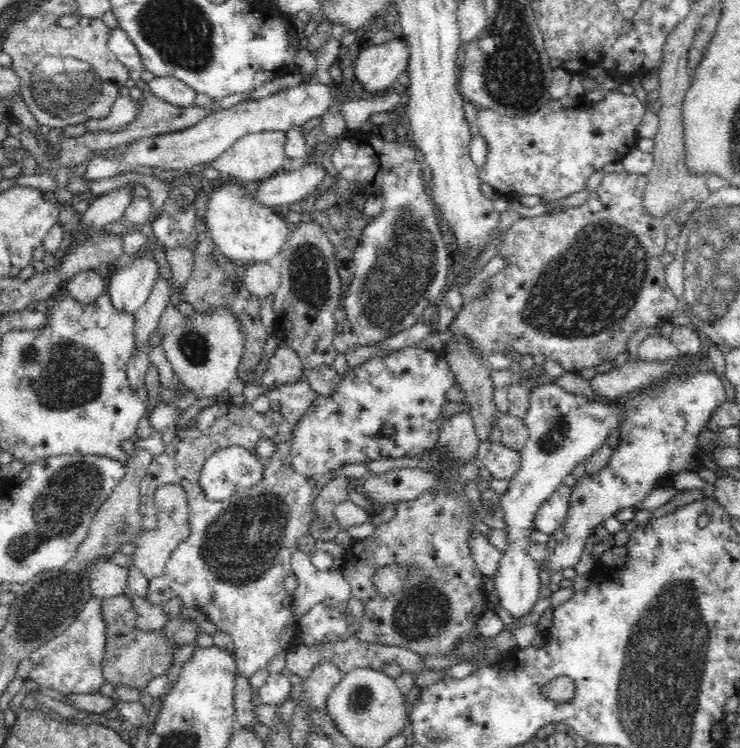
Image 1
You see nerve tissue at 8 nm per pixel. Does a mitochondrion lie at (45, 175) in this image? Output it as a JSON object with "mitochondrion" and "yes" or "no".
{"mitochondrion":"no"}

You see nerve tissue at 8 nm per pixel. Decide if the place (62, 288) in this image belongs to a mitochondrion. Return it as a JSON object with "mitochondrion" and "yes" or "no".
{"mitochondrion":"no"}

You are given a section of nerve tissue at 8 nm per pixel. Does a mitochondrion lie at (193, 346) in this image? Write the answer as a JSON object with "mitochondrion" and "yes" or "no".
{"mitochondrion":"yes"}

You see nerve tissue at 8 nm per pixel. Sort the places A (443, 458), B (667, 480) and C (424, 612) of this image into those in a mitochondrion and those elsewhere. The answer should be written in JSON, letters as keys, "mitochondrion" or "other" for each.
{"A":"other","B":"other","C":"mitochondrion"}

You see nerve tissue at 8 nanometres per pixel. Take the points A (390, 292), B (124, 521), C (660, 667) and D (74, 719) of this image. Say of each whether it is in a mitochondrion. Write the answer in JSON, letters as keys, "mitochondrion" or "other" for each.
{"A":"mitochondrion","B":"mitochondrion","C":"mitochondrion","D":"other"}

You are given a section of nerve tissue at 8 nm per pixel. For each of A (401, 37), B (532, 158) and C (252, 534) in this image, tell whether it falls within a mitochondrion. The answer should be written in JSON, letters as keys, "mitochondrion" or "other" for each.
{"A":"other","B":"other","C":"mitochondrion"}

